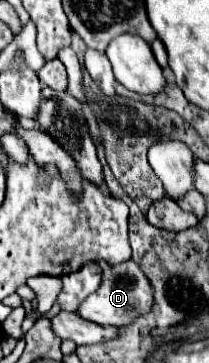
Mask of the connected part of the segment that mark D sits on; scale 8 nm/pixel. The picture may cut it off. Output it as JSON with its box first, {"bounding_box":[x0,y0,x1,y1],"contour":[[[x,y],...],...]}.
{"bounding_box":[76,260,152,328],"contour":[[[98,260],[98,266],[102,268],[102,282],[100,282],[98,290],[92,292],[78,306],[76,314],[80,314],[84,320],[90,320],[90,322],[96,322],[102,326],[120,328],[120,324],[130,324],[130,320],[134,320],[134,316],[138,316],[138,312],[146,312],[146,308],[150,308],[150,300],[152,300],[150,284],[148,284],[146,276],[142,276],[142,270],[138,268],[138,264],[128,260],[126,264],[110,266],[104,260]]]}

